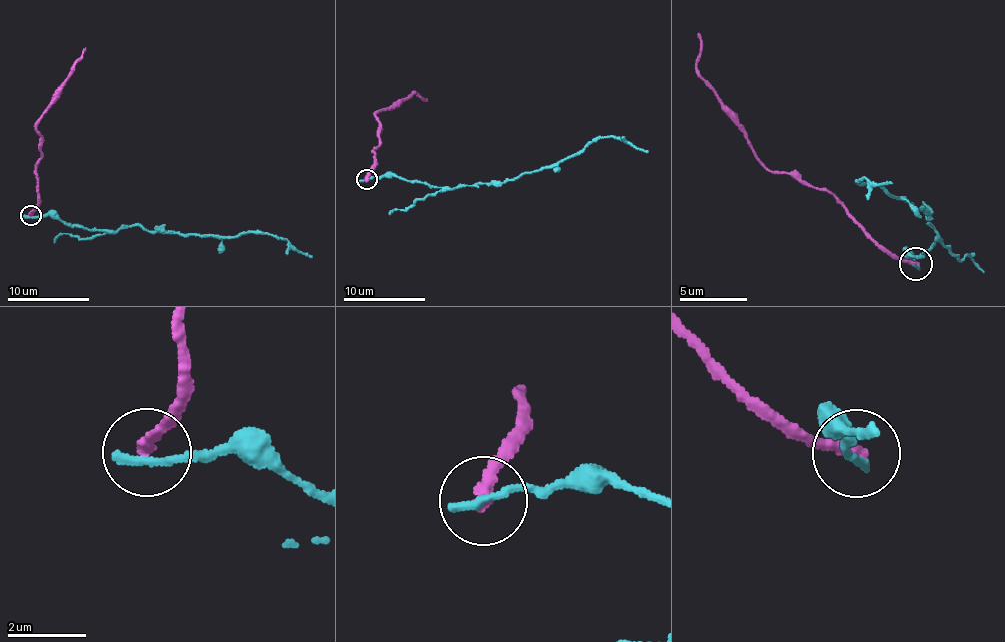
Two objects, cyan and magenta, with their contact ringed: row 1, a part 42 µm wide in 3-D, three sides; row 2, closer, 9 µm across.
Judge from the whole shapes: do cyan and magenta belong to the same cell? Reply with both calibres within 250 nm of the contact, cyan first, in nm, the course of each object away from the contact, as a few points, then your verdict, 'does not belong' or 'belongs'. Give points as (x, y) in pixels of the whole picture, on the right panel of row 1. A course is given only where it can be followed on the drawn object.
280 nm thick on the cyan side, 300 nm on the other; cyan runs (915, 265), (910, 250), (923, 256), (936, 243), (927, 208), (856, 178), (892, 182); magenta runs (915, 265), (884, 248), (830, 192), (780, 173), (763, 163), (698, 72), (698, 32); does not belong

